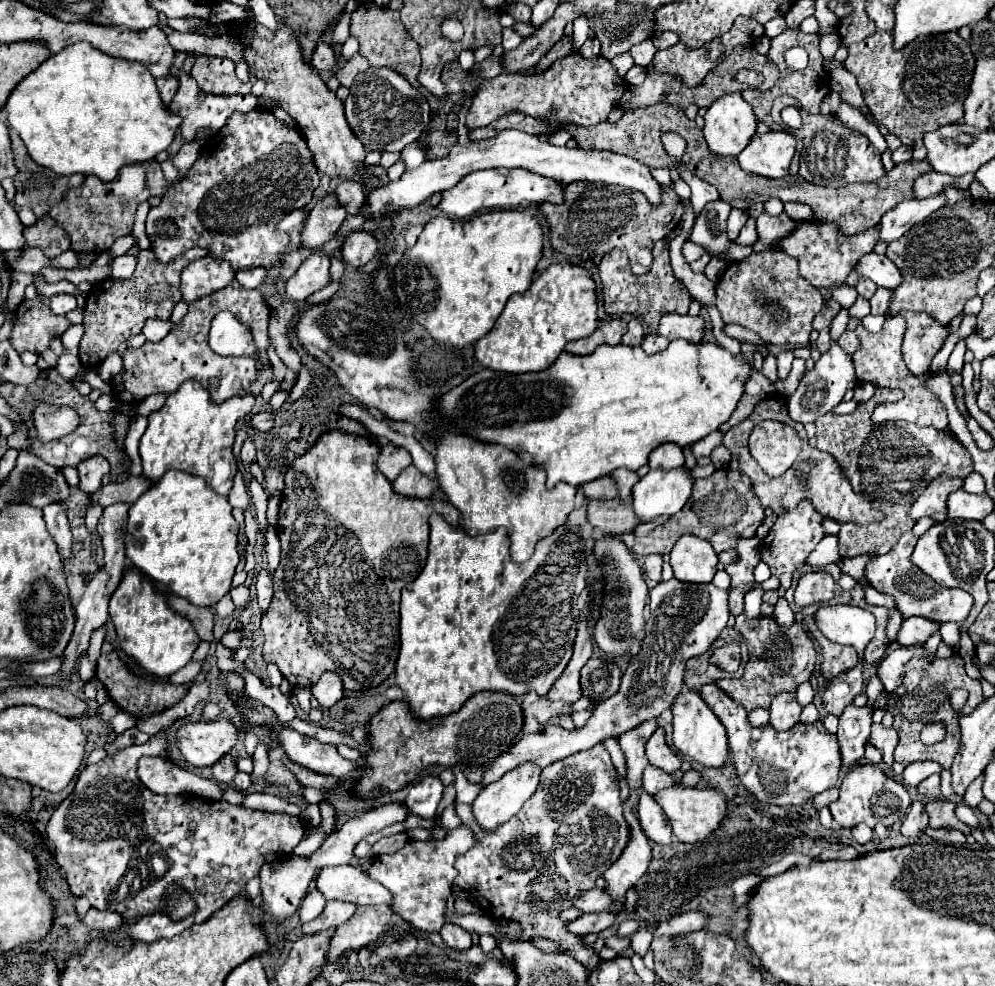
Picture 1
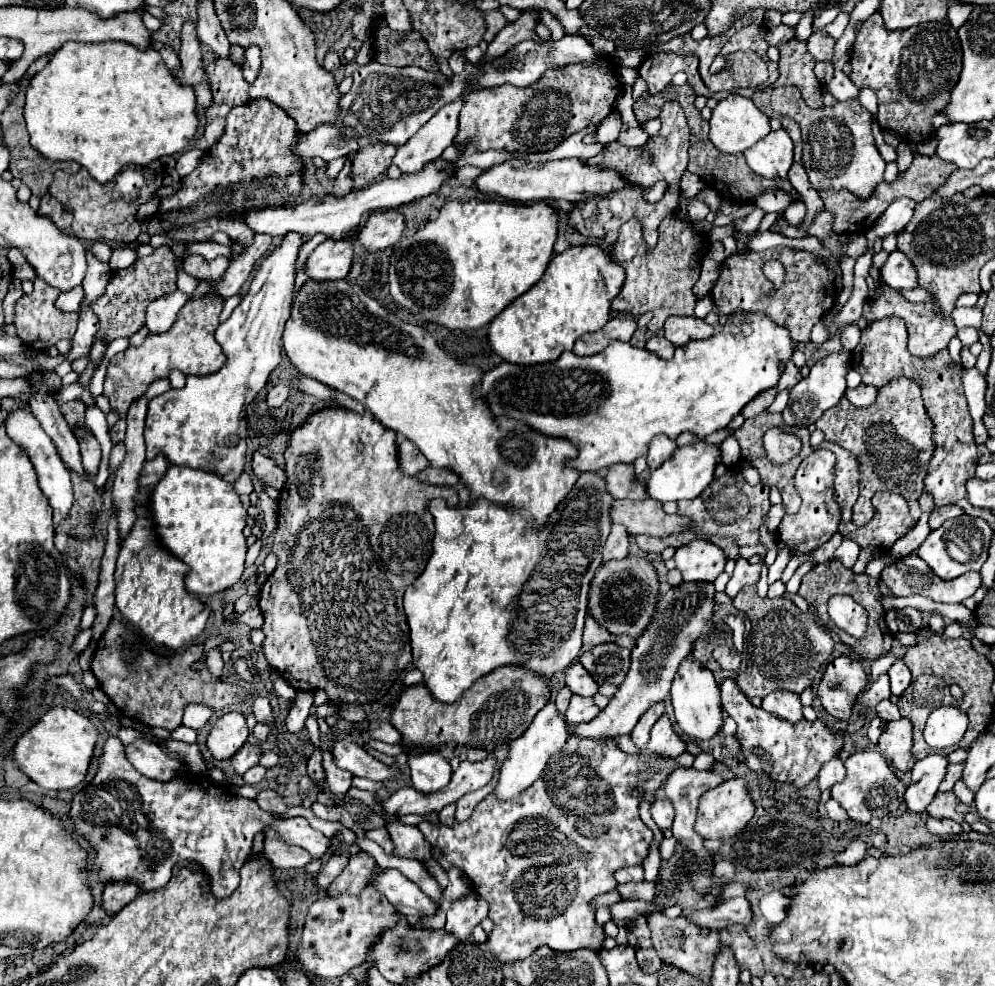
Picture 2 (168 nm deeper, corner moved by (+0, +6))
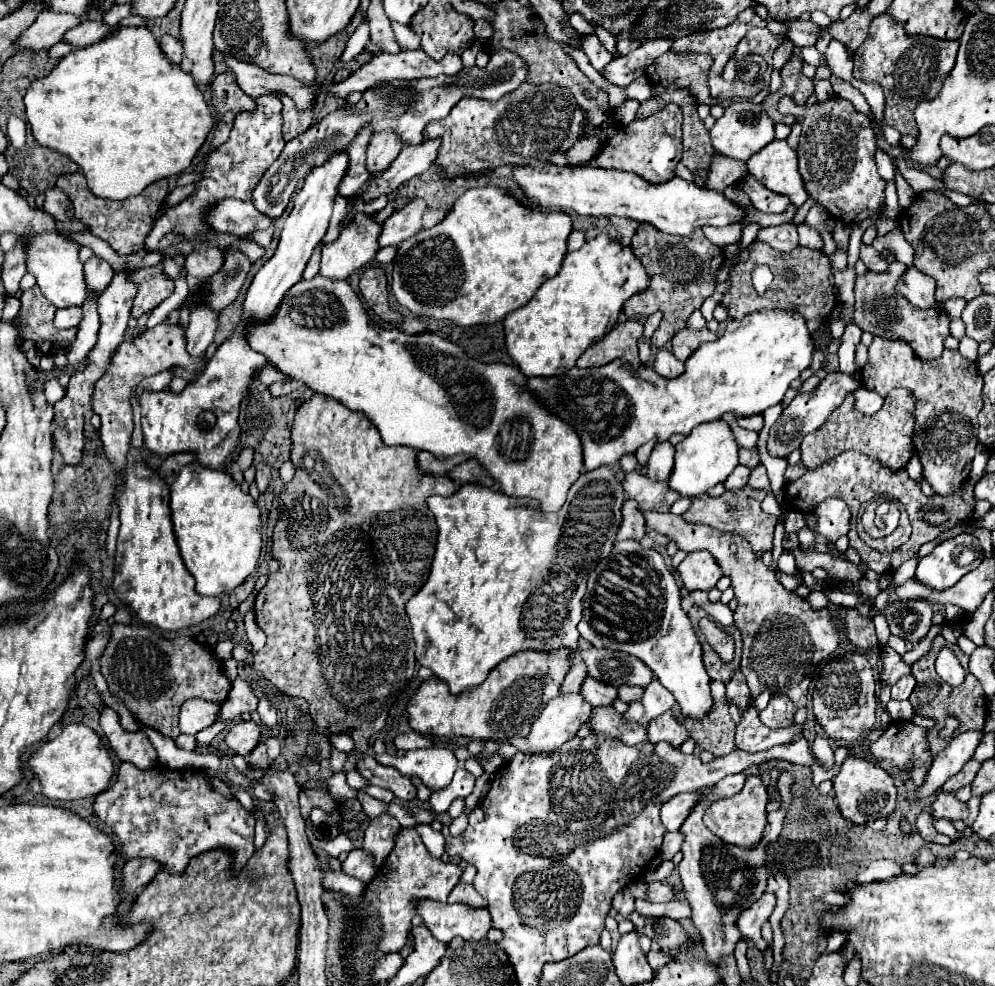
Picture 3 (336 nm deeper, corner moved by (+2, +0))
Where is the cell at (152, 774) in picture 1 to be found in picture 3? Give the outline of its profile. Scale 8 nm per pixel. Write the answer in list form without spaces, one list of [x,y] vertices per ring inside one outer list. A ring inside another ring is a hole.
[[[104,706],[104,710],[100,712],[100,726],[112,750],[122,762],[130,762],[140,770],[148,770],[158,764],[158,754],[148,736],[142,730],[124,732],[120,726],[120,716],[114,708]]]

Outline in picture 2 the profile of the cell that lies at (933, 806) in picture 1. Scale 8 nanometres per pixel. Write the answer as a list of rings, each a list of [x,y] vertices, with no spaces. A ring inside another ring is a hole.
[[[938,792],[926,810],[934,818],[950,818],[962,824],[964,816],[972,812],[972,806],[962,804],[954,792]]]

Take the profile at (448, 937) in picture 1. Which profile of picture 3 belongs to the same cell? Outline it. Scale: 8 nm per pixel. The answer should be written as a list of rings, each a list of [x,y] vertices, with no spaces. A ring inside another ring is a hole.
[[[458,884],[450,896],[448,896],[450,904],[468,904],[470,908],[486,908],[484,898],[474,890],[474,886],[470,884]]]

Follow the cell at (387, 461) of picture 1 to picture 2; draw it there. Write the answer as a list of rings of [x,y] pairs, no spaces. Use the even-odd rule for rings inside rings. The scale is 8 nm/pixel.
[[[402,440],[398,444],[398,450],[400,450],[400,466],[402,466],[404,474],[414,476],[430,466],[430,462],[424,458],[424,454],[410,440]]]

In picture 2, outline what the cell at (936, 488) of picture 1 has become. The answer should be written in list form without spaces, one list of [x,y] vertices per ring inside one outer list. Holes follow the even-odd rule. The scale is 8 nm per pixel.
[[[886,316],[882,320],[872,322],[868,328],[862,330],[862,340],[854,348],[852,364],[862,376],[864,384],[872,384],[880,388],[882,384],[888,384],[894,376],[908,376],[910,380],[918,382],[924,394],[924,406],[928,416],[934,422],[934,454],[924,478],[926,490],[934,496],[936,506],[954,504],[966,496],[966,480],[974,476],[978,454],[976,444],[972,436],[972,416],[966,404],[964,388],[962,388],[962,368],[956,366],[948,354],[948,348],[928,358],[916,358],[908,352],[908,334],[906,326],[896,316]]]

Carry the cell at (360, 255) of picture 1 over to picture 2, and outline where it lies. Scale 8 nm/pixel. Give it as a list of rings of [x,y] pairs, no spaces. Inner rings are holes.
[[[398,210],[374,212],[362,226],[358,240],[366,250],[384,250],[394,246],[406,228],[406,220]]]

